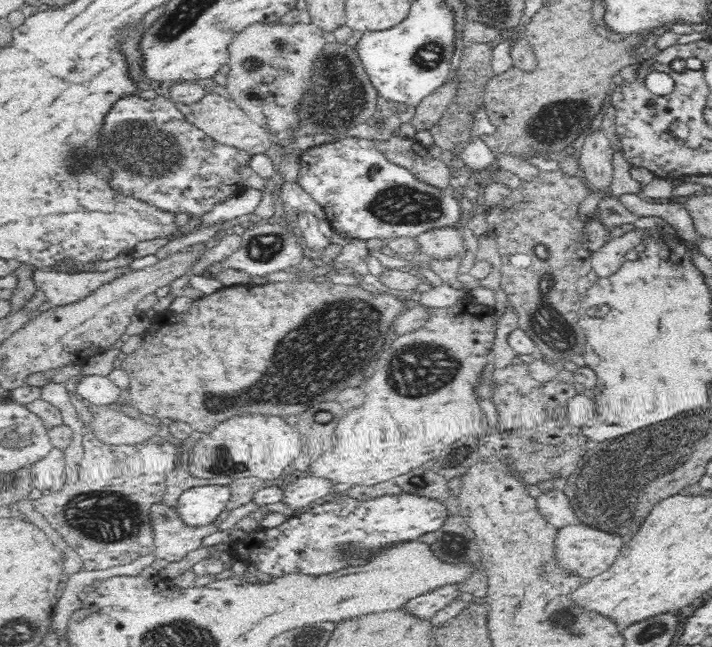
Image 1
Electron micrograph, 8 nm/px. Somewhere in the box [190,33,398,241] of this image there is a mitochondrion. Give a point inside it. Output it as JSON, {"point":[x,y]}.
{"point":[344,99]}

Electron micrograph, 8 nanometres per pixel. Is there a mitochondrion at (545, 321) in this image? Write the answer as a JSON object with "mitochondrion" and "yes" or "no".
{"mitochondrion":"yes"}

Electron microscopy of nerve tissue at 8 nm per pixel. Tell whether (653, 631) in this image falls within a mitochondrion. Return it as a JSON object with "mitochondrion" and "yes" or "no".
{"mitochondrion":"yes"}

